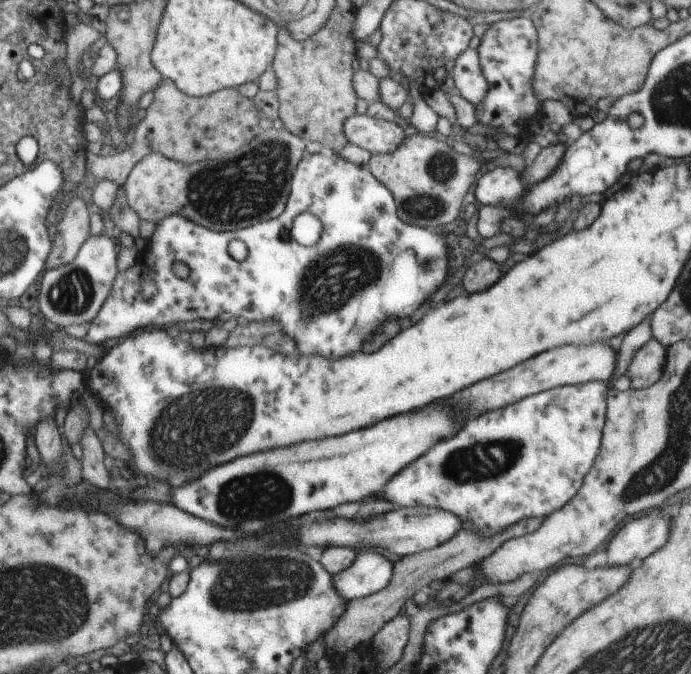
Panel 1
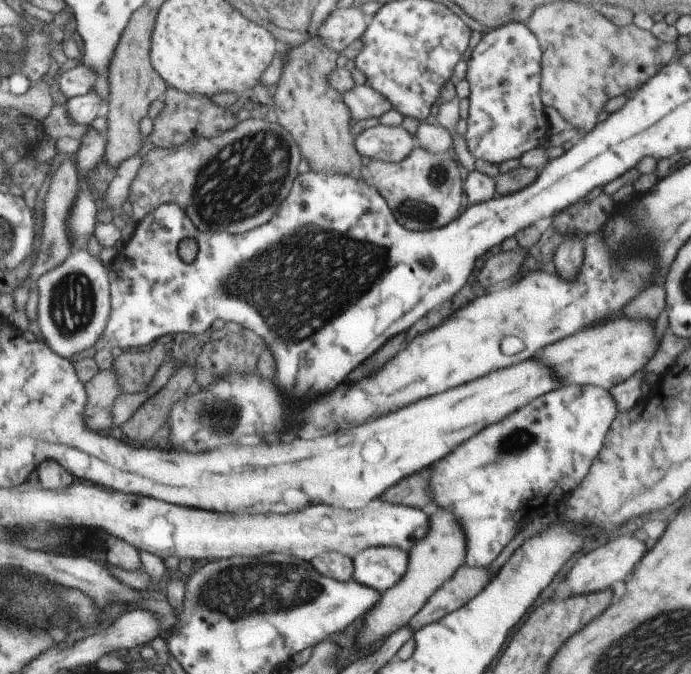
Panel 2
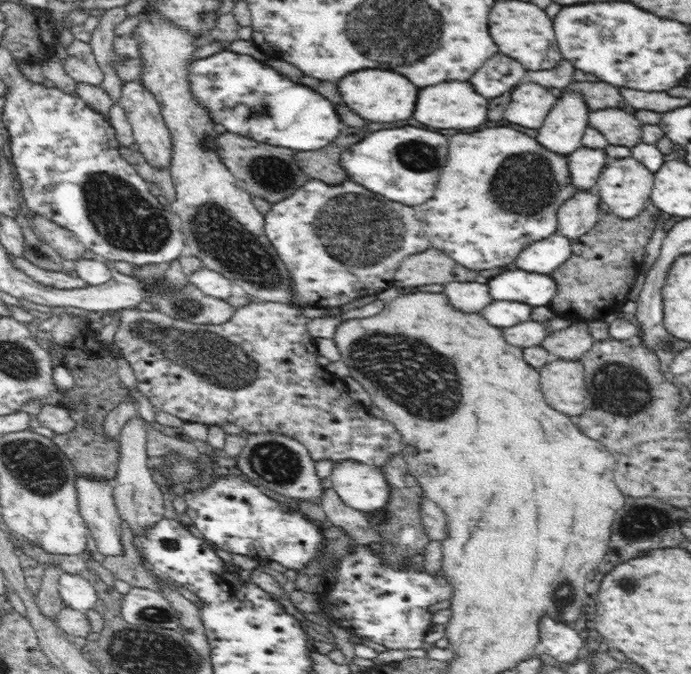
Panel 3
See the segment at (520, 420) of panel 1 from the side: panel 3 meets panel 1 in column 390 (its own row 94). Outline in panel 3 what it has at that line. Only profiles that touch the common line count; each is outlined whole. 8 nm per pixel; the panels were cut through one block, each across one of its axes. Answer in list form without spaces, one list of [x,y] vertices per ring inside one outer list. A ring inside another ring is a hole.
[[[498,52],[484,62],[468,81],[484,98],[498,98],[520,83],[526,71],[518,61]]]

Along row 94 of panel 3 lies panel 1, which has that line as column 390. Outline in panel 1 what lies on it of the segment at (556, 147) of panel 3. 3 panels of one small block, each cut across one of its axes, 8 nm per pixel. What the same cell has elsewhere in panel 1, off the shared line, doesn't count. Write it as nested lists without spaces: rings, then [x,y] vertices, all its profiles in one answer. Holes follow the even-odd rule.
[[[358,549],[356,555],[348,570],[333,575],[336,590],[347,602],[385,589],[393,575],[394,559],[385,553]]]

